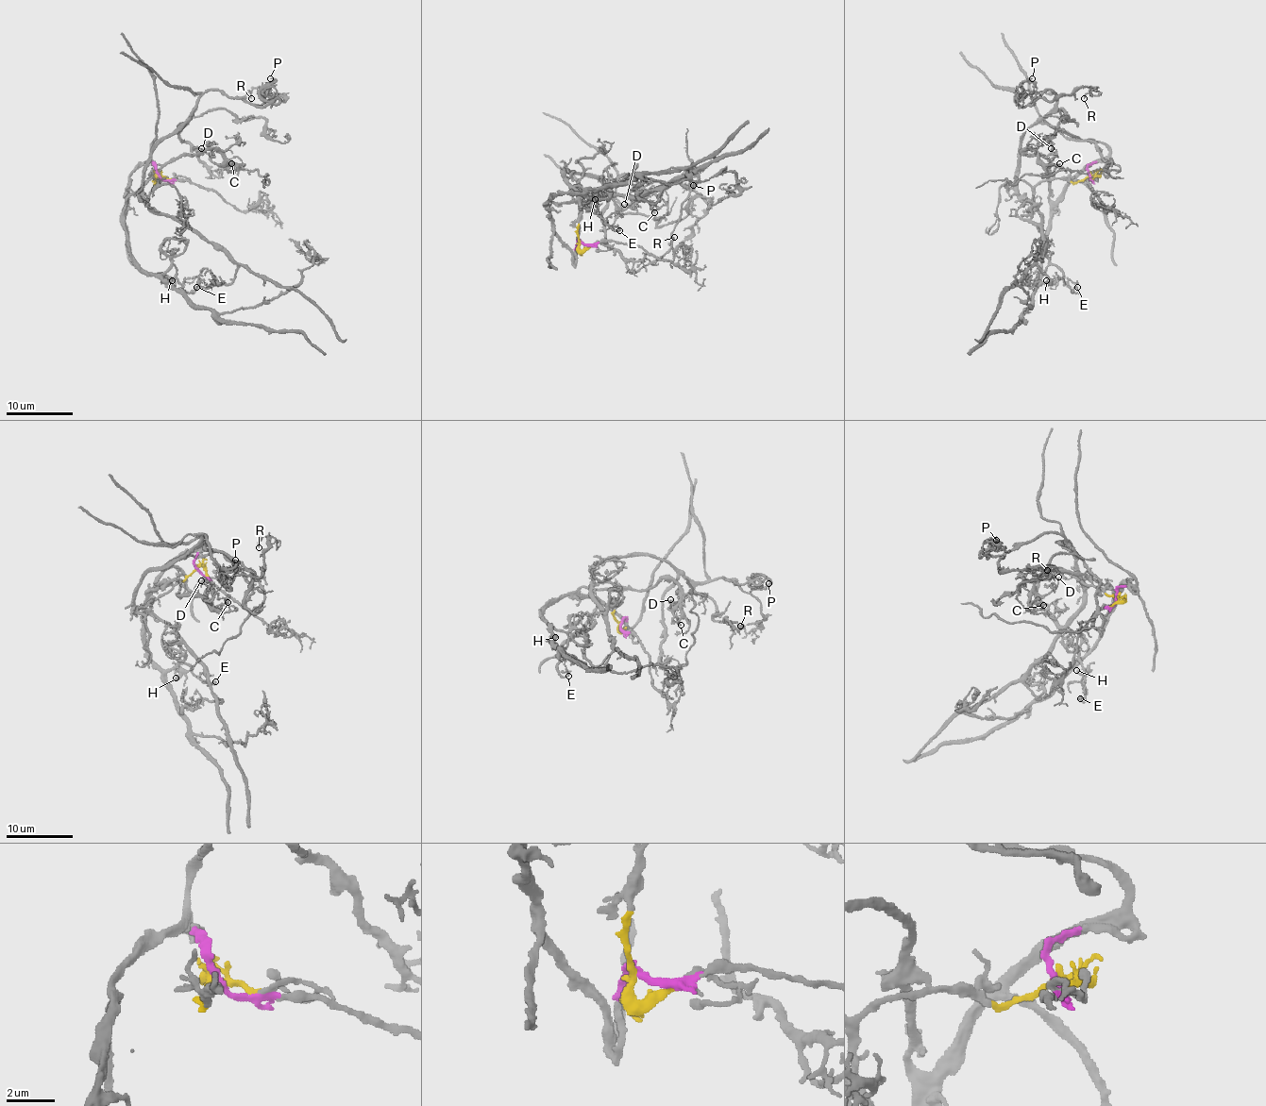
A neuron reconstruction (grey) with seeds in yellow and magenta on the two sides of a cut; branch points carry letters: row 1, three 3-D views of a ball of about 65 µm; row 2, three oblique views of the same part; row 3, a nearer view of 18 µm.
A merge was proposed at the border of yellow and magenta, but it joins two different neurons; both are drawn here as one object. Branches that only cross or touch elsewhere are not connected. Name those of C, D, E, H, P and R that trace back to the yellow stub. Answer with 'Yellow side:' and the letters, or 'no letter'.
Yellow side: P, R

